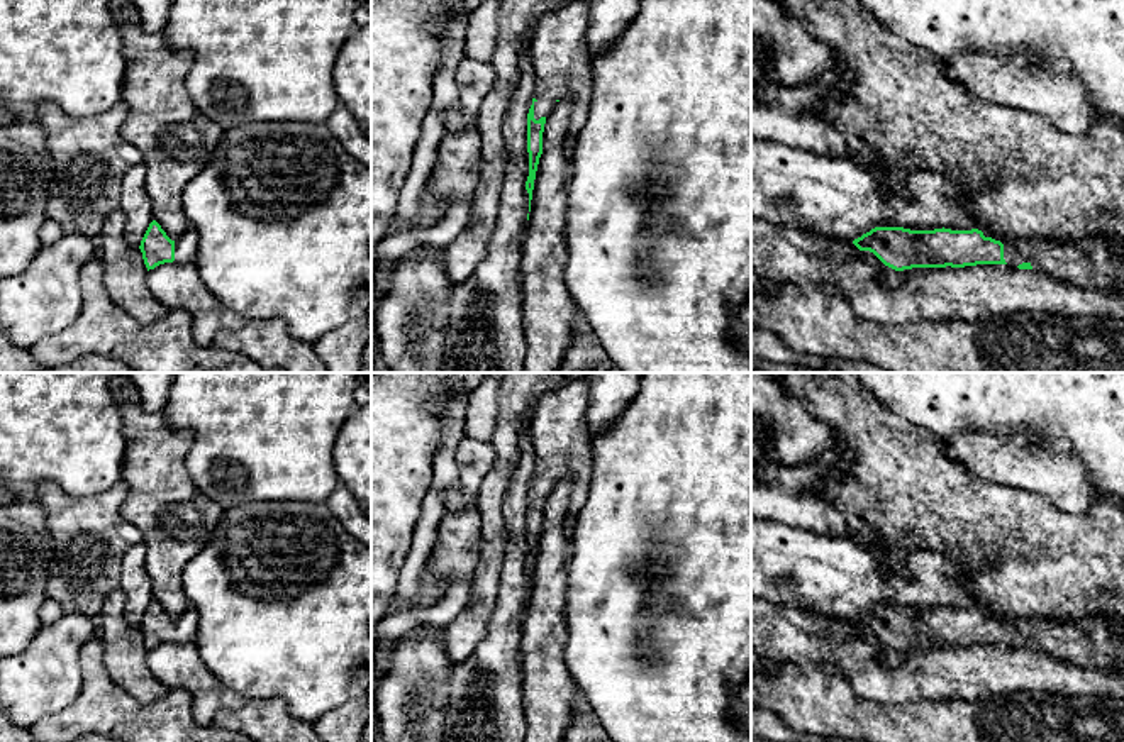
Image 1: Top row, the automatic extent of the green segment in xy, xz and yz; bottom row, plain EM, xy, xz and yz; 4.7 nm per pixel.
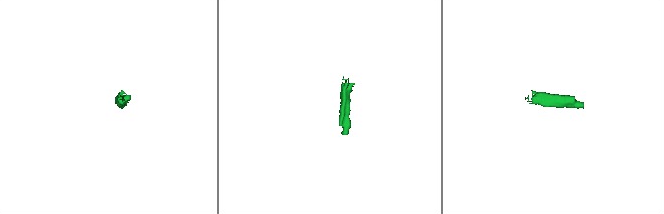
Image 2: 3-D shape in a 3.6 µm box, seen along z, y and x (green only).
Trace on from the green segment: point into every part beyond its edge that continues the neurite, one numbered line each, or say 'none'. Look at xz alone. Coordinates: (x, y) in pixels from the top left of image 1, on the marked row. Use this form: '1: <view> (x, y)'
1: xz (558, 53)

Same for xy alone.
1: xy (185, 248)

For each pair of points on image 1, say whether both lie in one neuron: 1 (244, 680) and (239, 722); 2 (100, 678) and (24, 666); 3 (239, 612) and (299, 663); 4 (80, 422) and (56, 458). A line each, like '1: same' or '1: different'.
1: different
2: different
3: same
4: same

